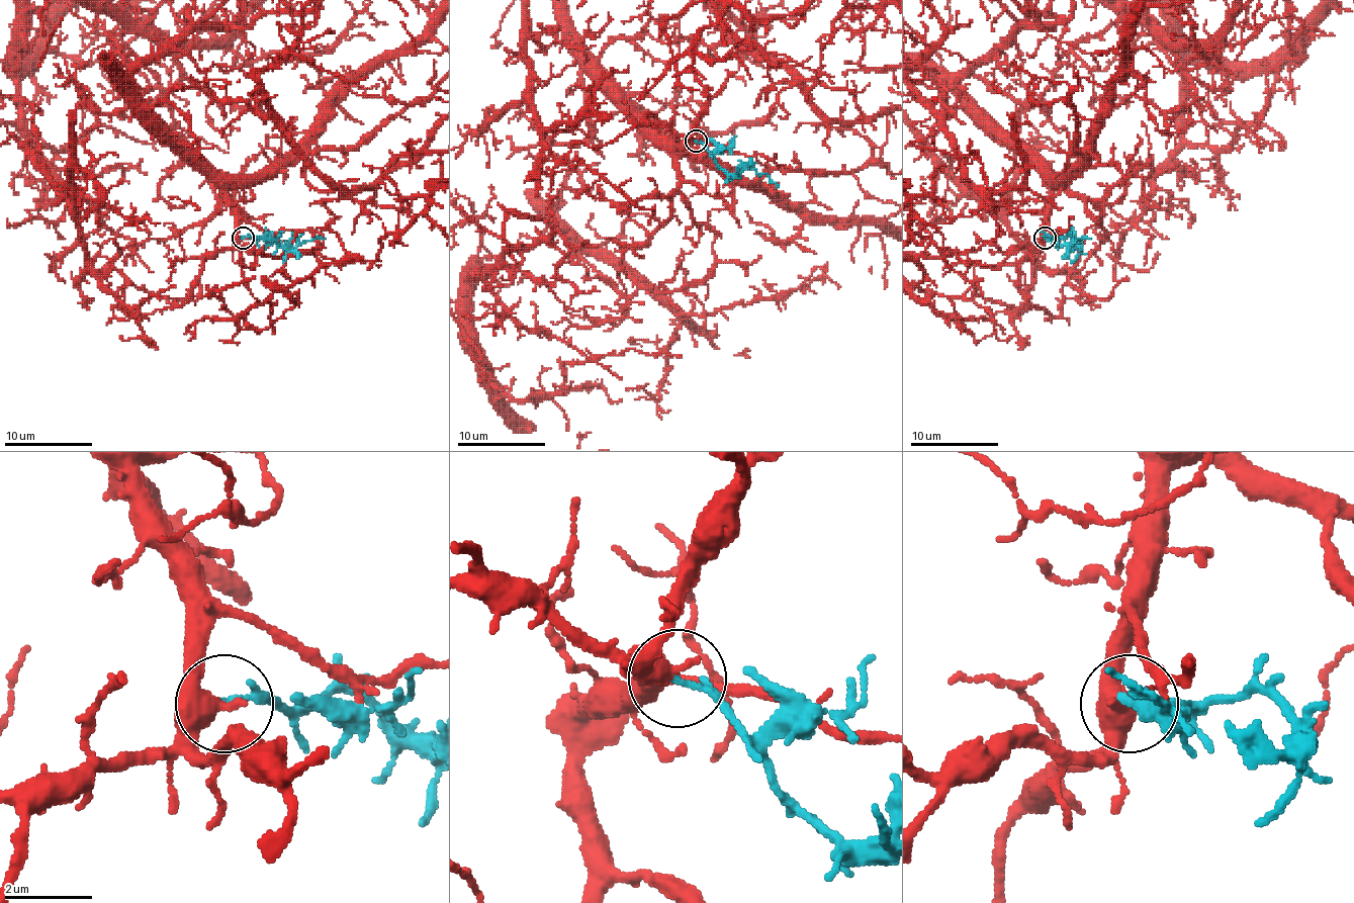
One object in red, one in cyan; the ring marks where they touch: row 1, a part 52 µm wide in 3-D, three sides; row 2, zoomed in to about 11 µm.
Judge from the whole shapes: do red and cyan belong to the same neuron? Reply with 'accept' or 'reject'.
reject

